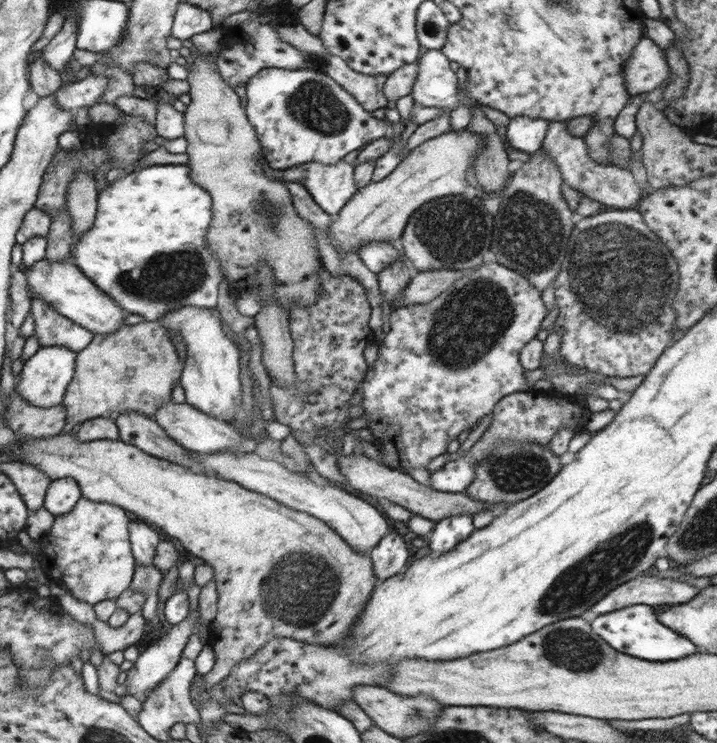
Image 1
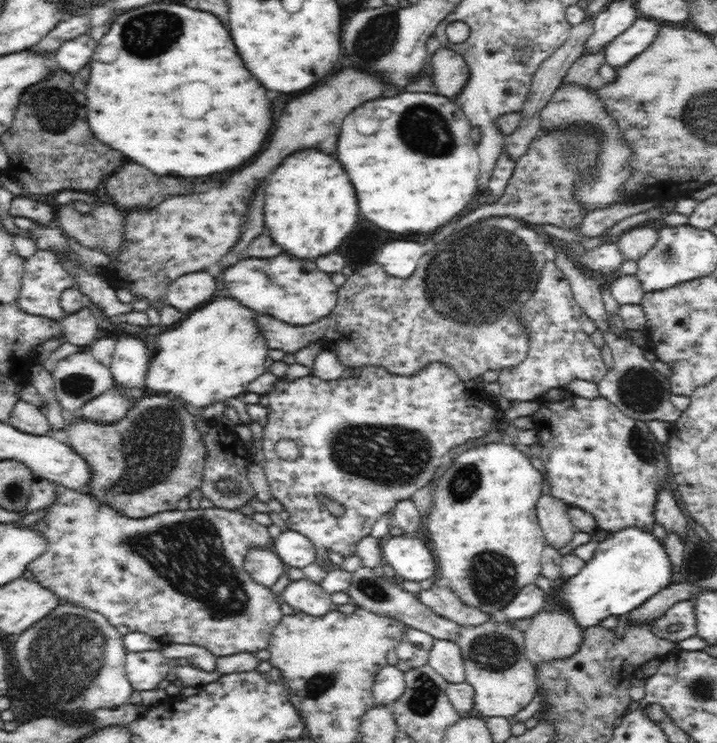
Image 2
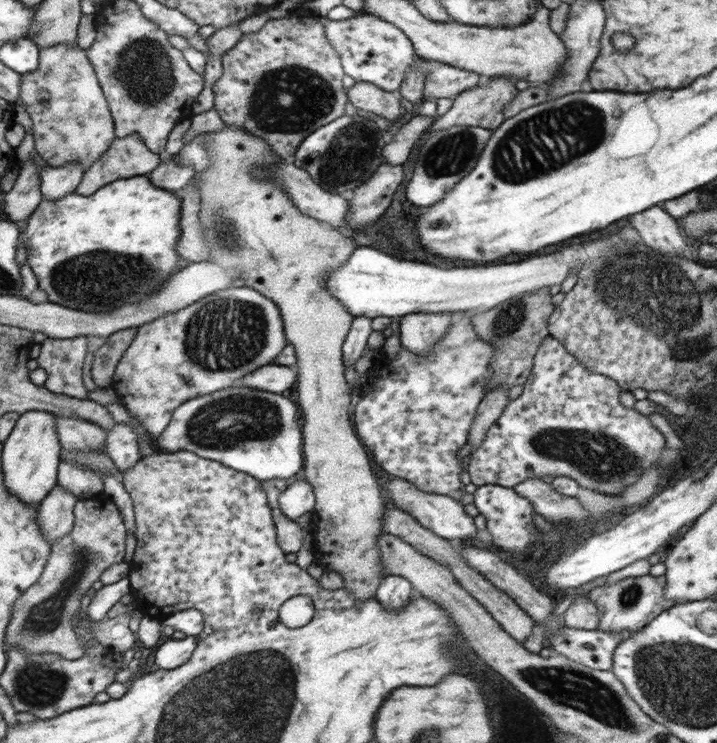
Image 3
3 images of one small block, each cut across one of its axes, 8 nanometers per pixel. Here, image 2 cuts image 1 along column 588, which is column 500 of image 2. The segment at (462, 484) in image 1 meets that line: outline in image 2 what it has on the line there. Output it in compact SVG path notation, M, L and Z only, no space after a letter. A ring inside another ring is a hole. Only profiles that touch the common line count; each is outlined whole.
M431 362L430 365L427 365L417 374L406 376L391 374L381 367L368 366L362 367L359 375L353 375L347 379L340 378L327 381L312 374L293 381L286 381L286 379L280 377L273 390L265 395L269 400L267 406L268 416L266 426L263 426L264 433L261 439L263 442L262 454L264 455L263 471L269 483L269 492L272 493L273 498L276 498L284 506L283 510L288 512L289 528L310 539L315 548L315 560L317 562L331 562L328 558L328 552L338 552L345 558L354 555L358 542L371 534L372 526L374 526L378 518L392 512L397 502L410 499L416 490L424 488L434 478L434 458L436 456L446 456L450 452L450 448L460 446L460 444L464 444L464 442L468 442L472 438L480 438L480 436L488 434L492 426L494 428L496 422L504 417L503 411L498 410L491 404L490 395L486 391L480 393L480 391L466 390L464 381L452 369L448 368L448 365L444 365L442 362ZM284 438L294 440L300 447L300 456L296 460L280 460L276 456L274 446L276 446L278 440L284 440ZM318 498L330 498L334 502L338 502L340 506L344 506L344 514L334 516Z

